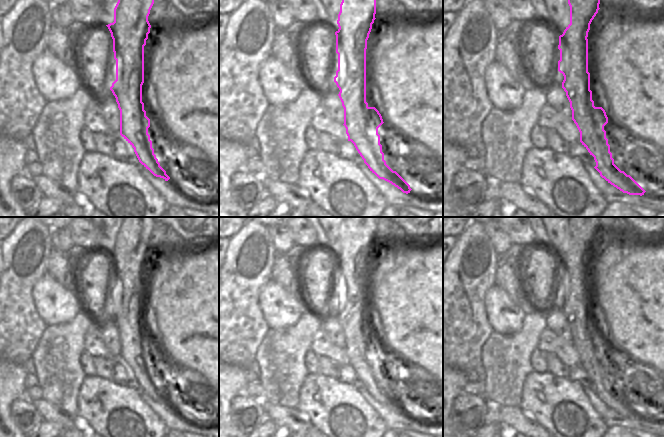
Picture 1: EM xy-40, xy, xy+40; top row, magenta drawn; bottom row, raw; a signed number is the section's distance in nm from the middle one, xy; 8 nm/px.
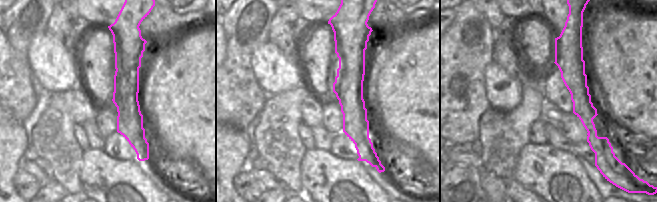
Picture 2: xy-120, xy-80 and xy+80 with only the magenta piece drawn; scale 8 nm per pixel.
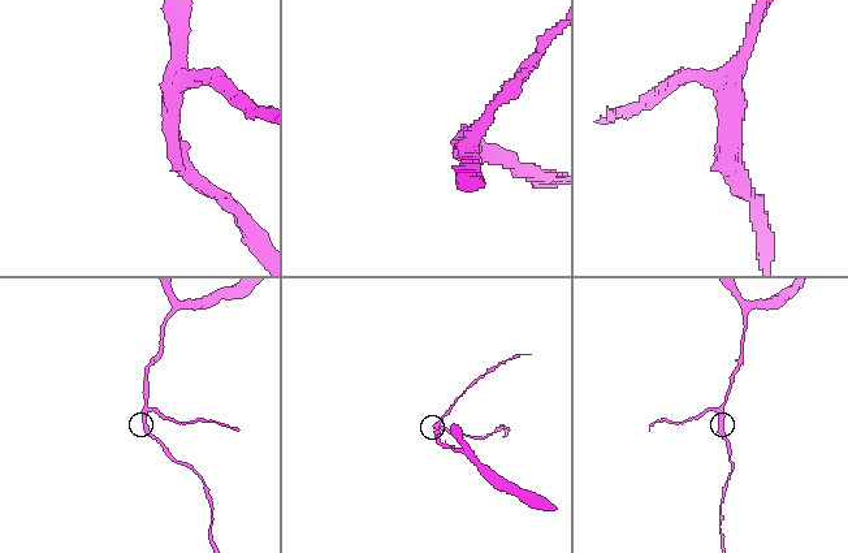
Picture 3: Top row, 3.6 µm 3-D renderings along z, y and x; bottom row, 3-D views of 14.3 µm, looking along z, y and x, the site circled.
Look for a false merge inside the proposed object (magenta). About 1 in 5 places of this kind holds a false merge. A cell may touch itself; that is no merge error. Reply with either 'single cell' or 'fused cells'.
single cell

